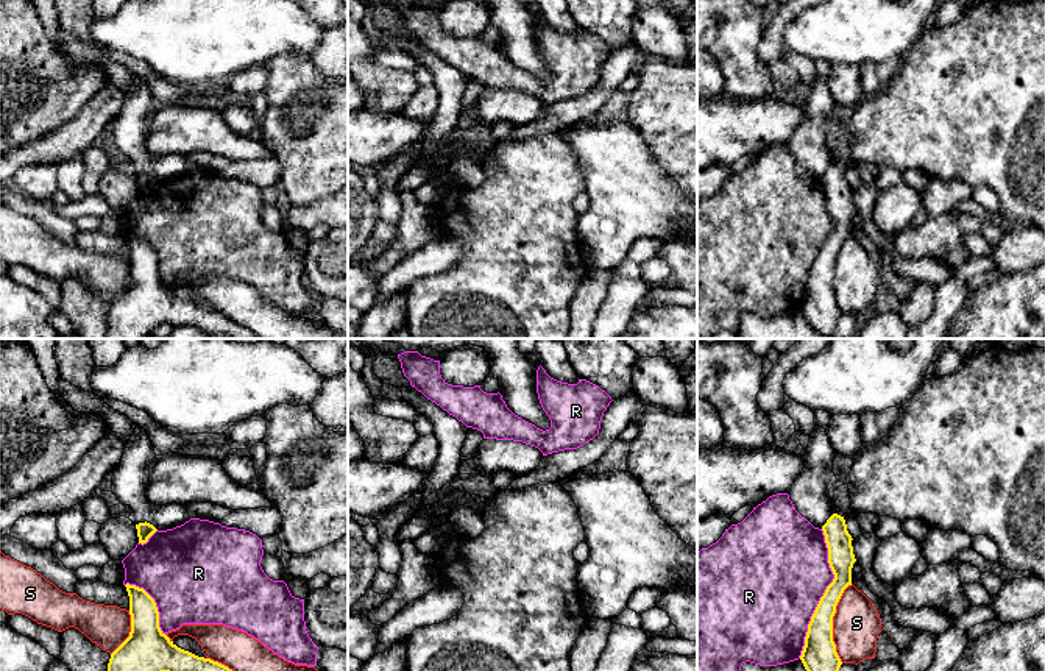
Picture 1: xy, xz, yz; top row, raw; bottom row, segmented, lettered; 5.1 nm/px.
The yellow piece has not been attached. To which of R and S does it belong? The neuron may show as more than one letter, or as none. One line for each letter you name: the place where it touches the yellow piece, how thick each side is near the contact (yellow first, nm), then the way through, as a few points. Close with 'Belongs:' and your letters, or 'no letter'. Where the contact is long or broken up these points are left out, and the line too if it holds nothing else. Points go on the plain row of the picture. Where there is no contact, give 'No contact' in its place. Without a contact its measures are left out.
Belongs: no letter

